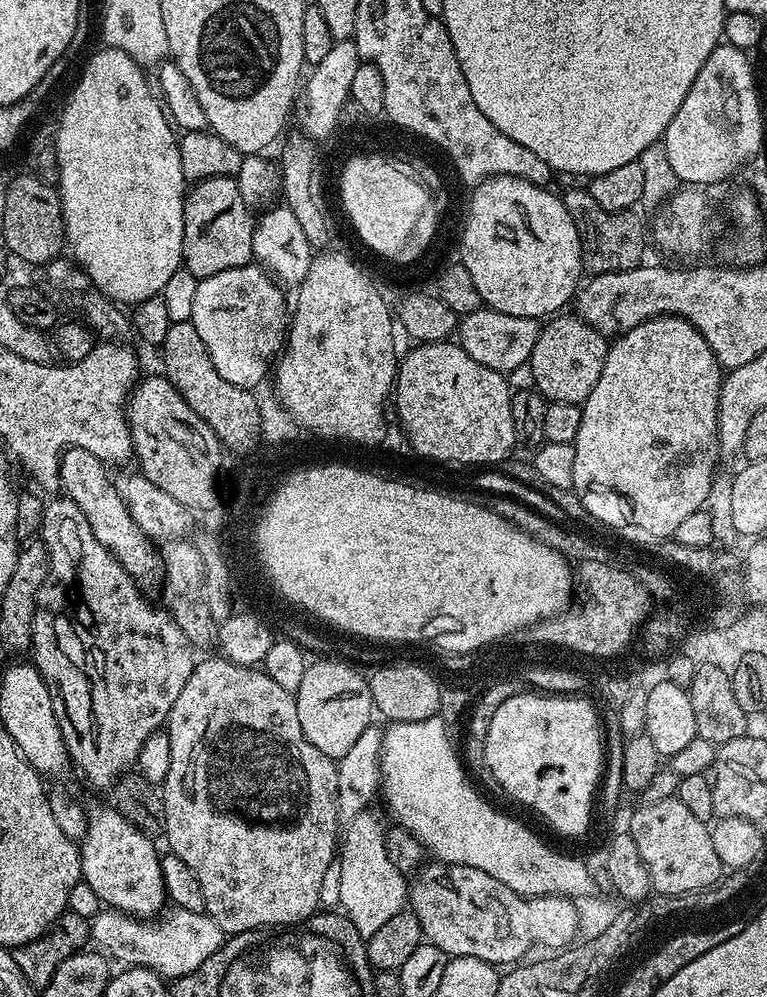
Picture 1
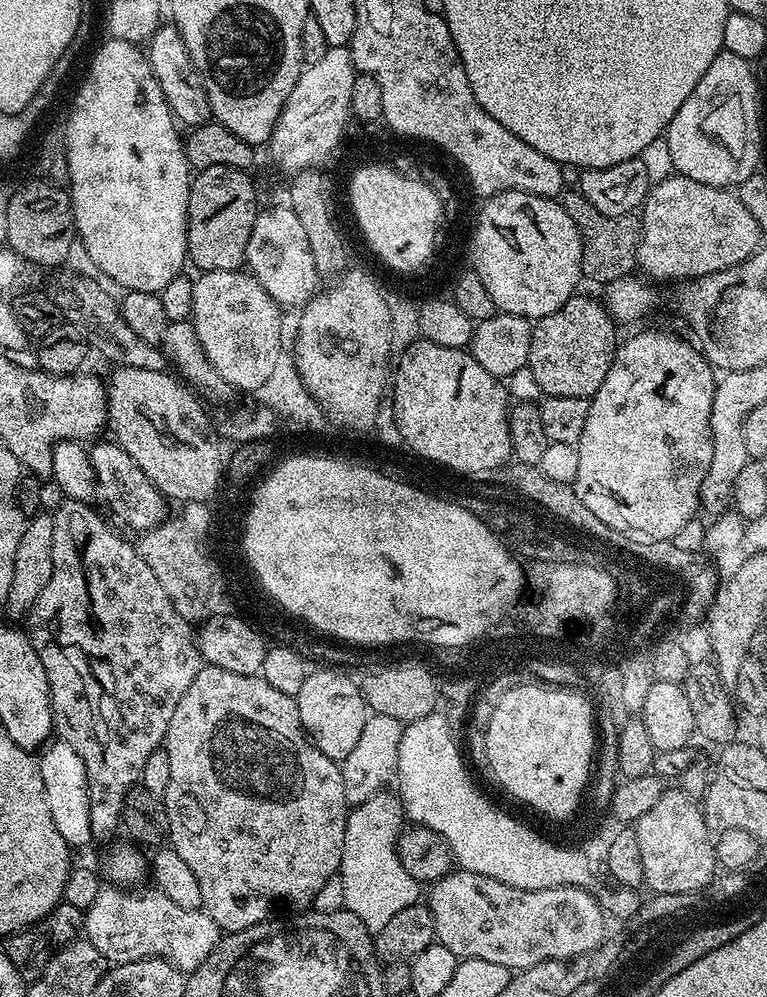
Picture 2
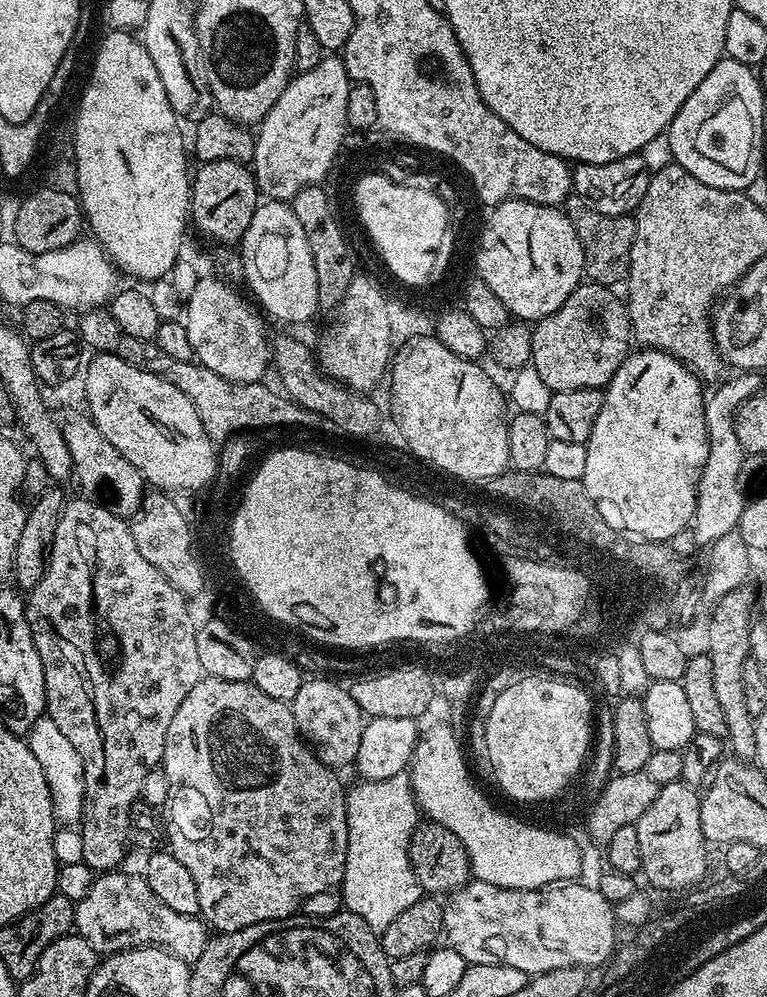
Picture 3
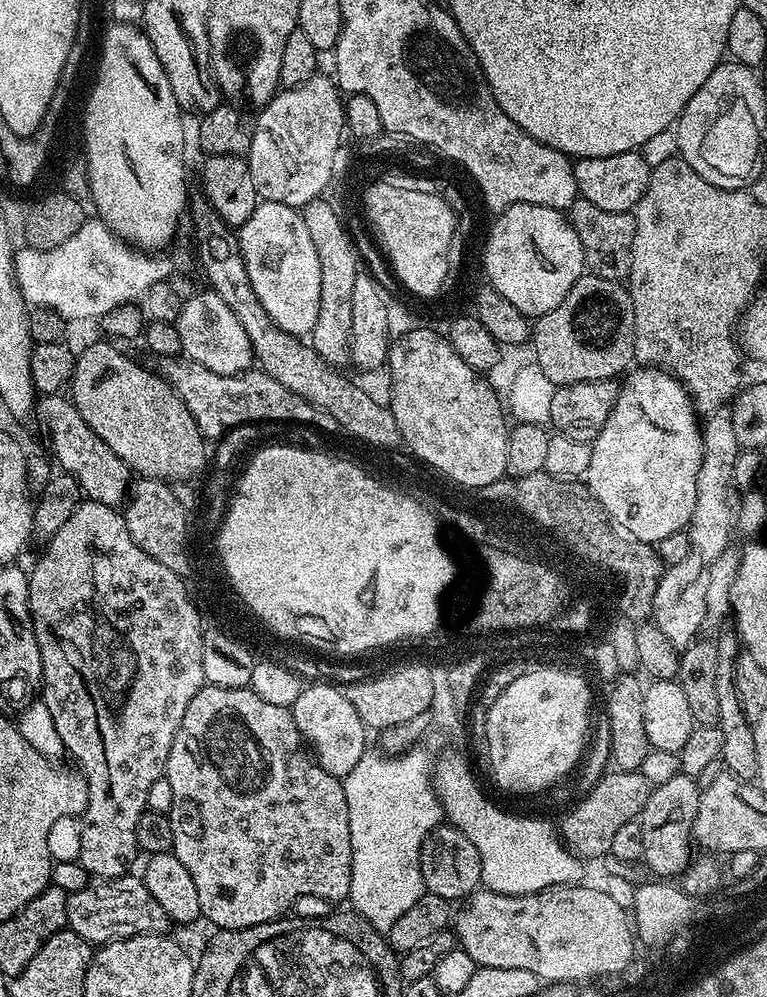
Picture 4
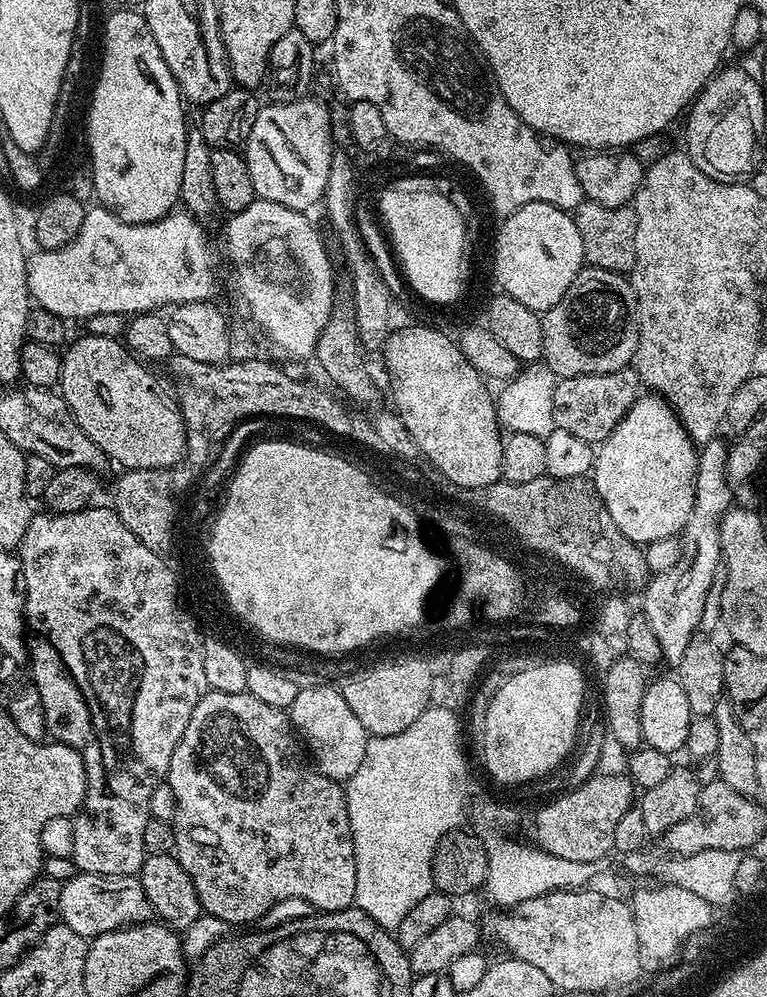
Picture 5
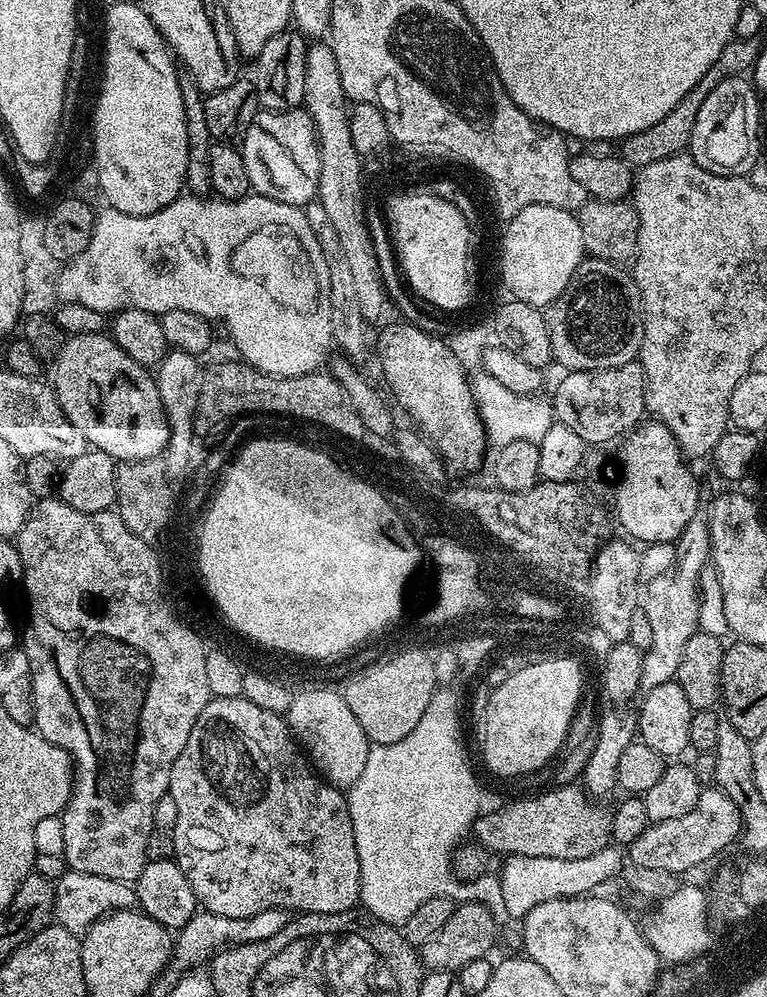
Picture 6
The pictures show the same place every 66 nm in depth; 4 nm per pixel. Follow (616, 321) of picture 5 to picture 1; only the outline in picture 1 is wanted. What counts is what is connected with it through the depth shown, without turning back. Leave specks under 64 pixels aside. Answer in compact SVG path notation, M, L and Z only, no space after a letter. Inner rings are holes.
M556 314L541 327L538 334L538 342L534 342L534 350L528 359L528 365L534 370L535 391L539 392L545 400L557 404L558 402L570 402L583 405L588 399L590 390L598 386L598 378L602 378L602 366L606 362L606 354L610 347L609 337L603 336L598 330L585 324L575 314Z

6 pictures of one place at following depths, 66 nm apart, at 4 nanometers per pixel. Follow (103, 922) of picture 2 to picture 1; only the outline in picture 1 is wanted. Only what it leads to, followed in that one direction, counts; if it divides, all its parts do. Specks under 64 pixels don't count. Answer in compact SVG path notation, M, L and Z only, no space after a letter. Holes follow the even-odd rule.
M178 907L165 911L159 919L137 918L117 910L102 910L90 923L92 940L101 953L107 954L113 961L121 960L124 966L151 968L169 981L196 972L198 966L202 966L210 954L217 952L226 939L226 933L207 912L191 912Z

